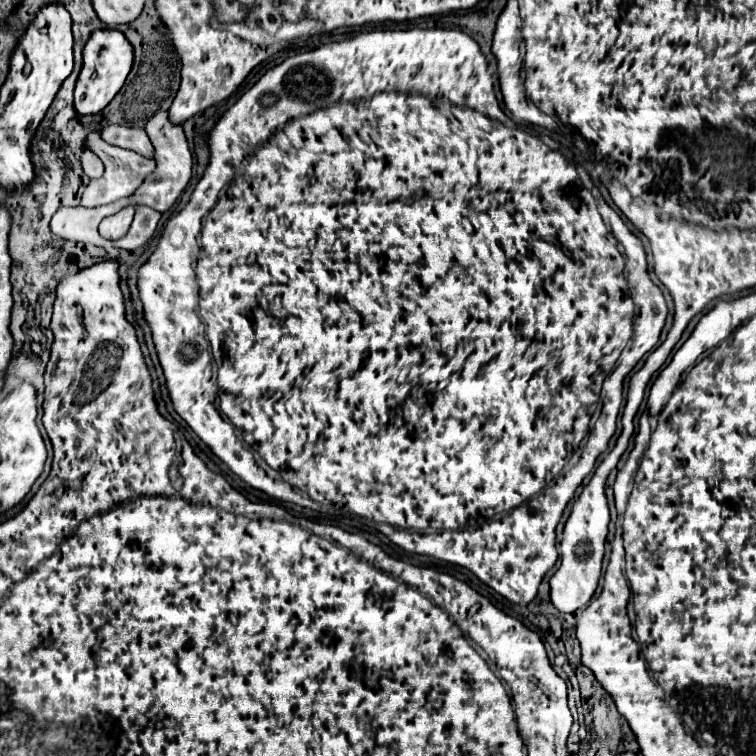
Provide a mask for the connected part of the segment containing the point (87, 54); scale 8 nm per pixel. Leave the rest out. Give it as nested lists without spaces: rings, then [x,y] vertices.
[[[96,30],[84,44],[84,64],[74,86],[74,110],[82,116],[98,114],[122,88],[130,68],[132,68],[132,46],[126,36],[118,30]]]

